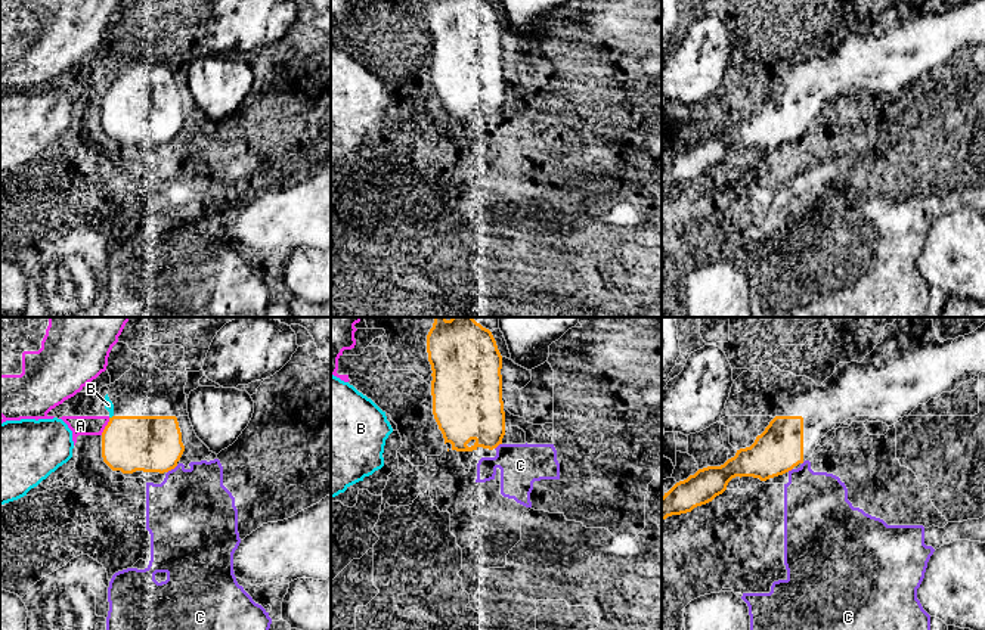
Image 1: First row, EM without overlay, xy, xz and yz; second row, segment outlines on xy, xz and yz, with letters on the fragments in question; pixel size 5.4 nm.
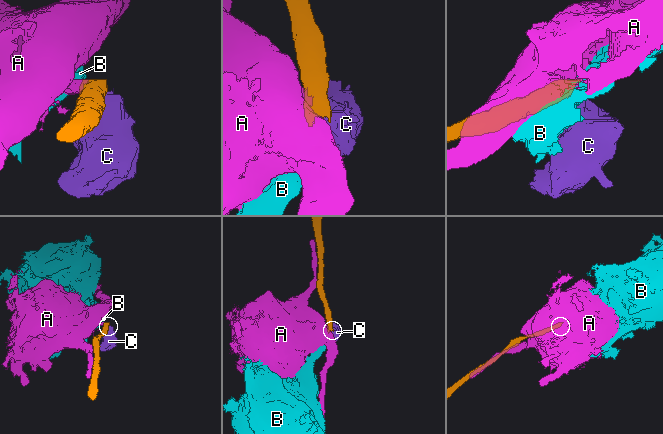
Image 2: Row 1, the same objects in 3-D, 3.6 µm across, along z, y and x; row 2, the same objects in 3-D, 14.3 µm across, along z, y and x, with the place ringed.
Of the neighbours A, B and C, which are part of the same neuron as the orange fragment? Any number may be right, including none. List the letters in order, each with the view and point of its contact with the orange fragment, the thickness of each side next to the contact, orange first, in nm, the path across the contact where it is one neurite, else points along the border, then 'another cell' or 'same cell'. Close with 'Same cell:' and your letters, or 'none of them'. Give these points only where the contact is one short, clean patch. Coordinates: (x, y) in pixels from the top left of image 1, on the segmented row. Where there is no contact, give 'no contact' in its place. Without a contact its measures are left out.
A: contact xy (105, 427); calibres 300 and 110 nm; another cell
B: contact xy (112, 416); calibres 300 and 50 nm; border xy (112, 415), (110, 418); another cell
C: contact xy (172, 468); calibres 300 and 440 nm; another cell
Same cell: none of them

